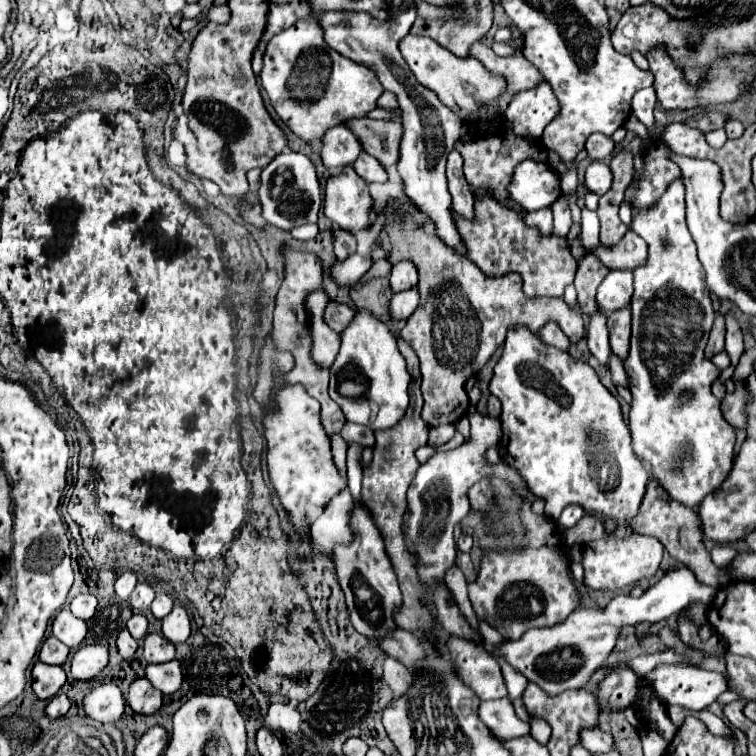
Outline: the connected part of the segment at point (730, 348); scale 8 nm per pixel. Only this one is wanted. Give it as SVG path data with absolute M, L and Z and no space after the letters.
M726 316L726 352L730 356L730 364L736 366L740 354L744 352L744 342L742 342L742 328L736 318Z

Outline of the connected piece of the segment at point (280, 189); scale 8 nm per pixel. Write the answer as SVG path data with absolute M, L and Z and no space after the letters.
M284 150L282 154L278 154L262 170L262 186L258 190L258 198L262 202L262 214L268 224L280 230L292 230L294 226L316 222L320 210L320 184L308 156L292 150Z

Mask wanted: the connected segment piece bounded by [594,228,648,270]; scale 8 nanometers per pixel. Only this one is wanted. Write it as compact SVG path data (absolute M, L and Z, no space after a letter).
M628 228L624 238L614 248L600 246L594 254L610 270L636 270L638 266L646 264L648 248L646 248L646 242L640 236L636 236L632 228Z

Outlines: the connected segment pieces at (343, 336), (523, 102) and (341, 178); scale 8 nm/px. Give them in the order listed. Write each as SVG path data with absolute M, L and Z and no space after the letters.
M356 310L352 322L340 332L340 350L330 366L330 398L342 408L348 422L386 430L408 408L410 374L390 326L368 310Z
M542 82L530 90L522 90L522 92L516 92L512 96L512 102L508 104L506 108L506 114L504 114L504 130L508 134L514 134L514 136L522 136L522 138L540 138L546 124L558 114L558 100L552 96L552 88L550 84Z
M344 166L340 174L326 180L324 214L340 228L368 228L370 208L372 198L368 194L368 184L354 172L352 166Z

